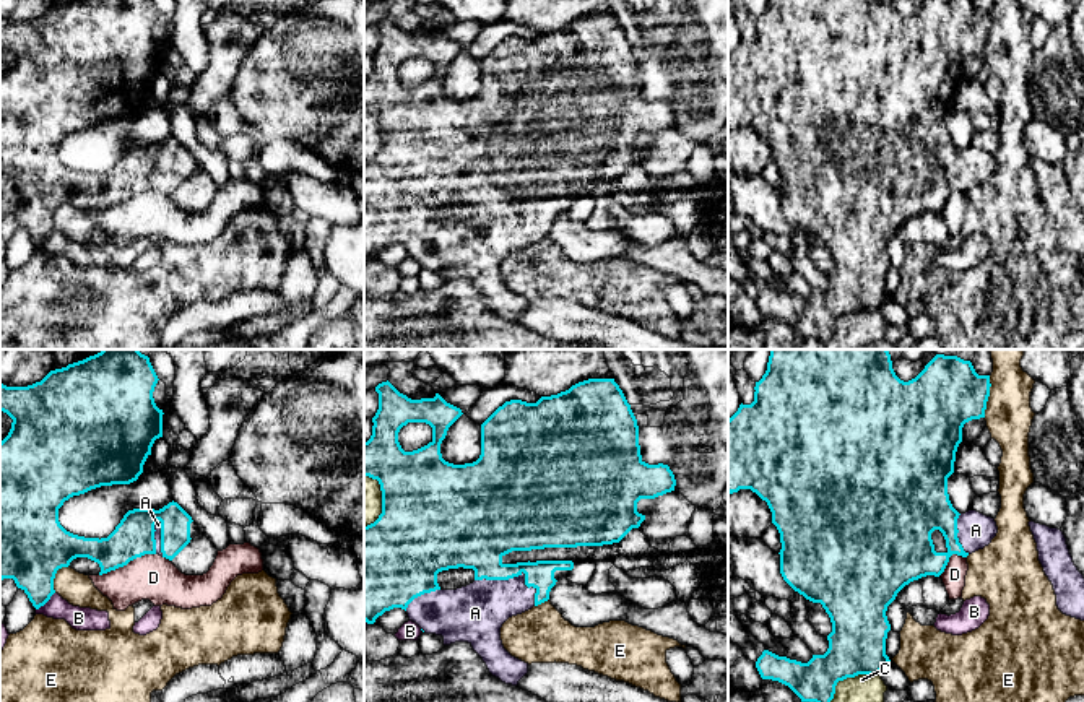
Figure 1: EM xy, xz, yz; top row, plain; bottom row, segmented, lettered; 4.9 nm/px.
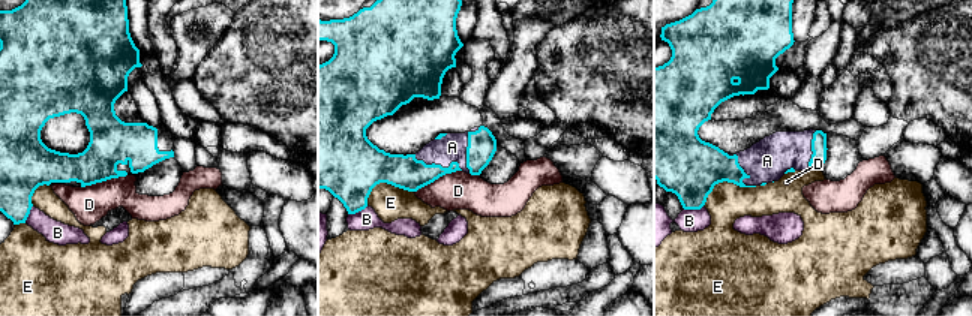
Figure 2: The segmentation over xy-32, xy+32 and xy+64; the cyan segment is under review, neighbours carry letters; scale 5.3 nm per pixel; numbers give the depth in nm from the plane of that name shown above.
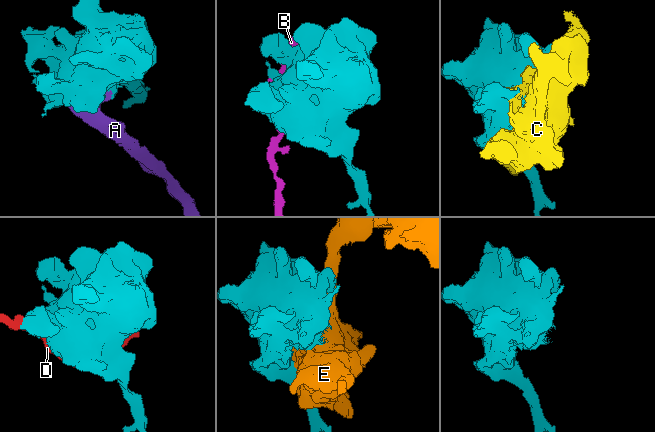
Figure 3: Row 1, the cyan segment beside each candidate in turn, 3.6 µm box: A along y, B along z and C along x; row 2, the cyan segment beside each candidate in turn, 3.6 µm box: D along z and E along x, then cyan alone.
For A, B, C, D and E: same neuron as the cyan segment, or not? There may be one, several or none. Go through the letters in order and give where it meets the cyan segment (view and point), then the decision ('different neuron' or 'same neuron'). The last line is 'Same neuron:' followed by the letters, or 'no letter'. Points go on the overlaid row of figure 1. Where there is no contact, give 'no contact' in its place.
A: xz (515, 576) | same neuron
B: xy (46, 602) | different neuron
C: yz (849, 676) | different neuron
D: xy (125, 564) | different neuron
E: yz (988, 395) | different neuron
Same neuron: A

